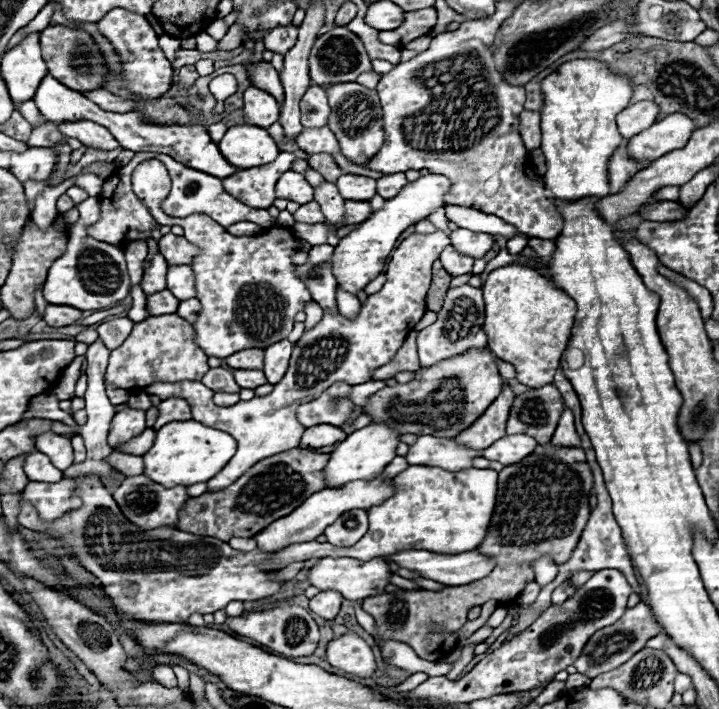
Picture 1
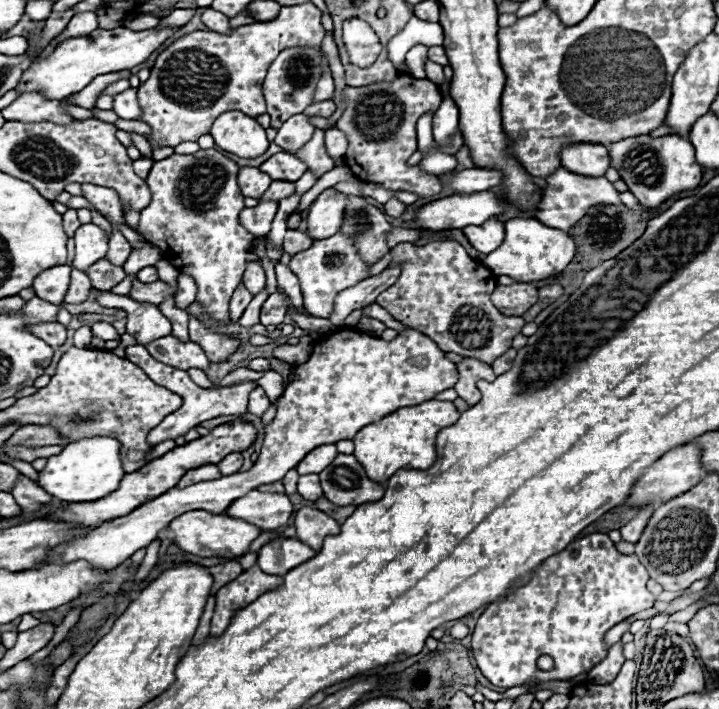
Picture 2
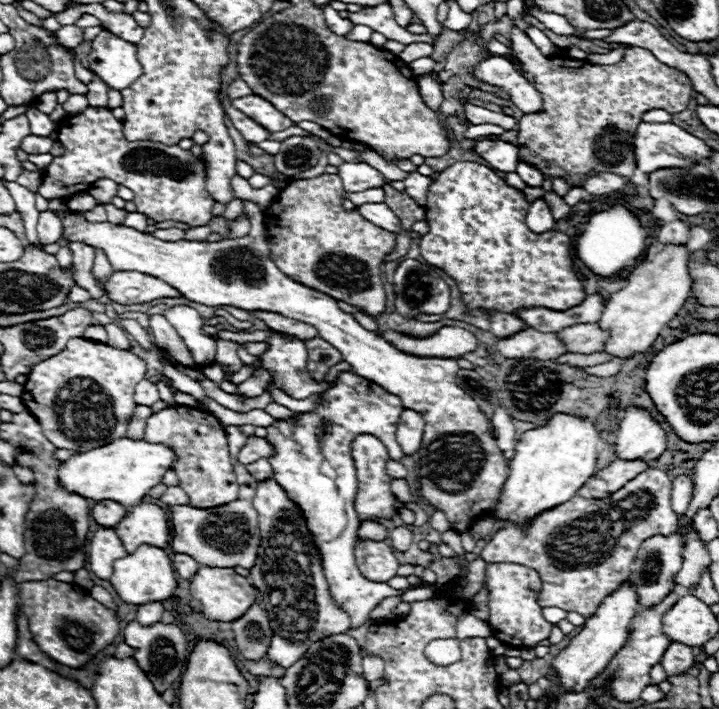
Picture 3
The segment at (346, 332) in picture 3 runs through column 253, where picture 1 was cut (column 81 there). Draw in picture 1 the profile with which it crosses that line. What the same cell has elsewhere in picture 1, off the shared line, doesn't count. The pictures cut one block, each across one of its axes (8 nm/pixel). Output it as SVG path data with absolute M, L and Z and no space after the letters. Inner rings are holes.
M86 198L84 202L78 204L77 209L79 219L68 230L66 250L58 260L54 260L54 264L48 270L48 276L44 282L44 298L50 304L72 306L78 310L104 310L104 308L114 306L120 300L124 300L130 292L126 258L120 248L114 248L112 244L102 244L102 242L90 238L84 230L84 226L90 226L99 220L100 200Z

